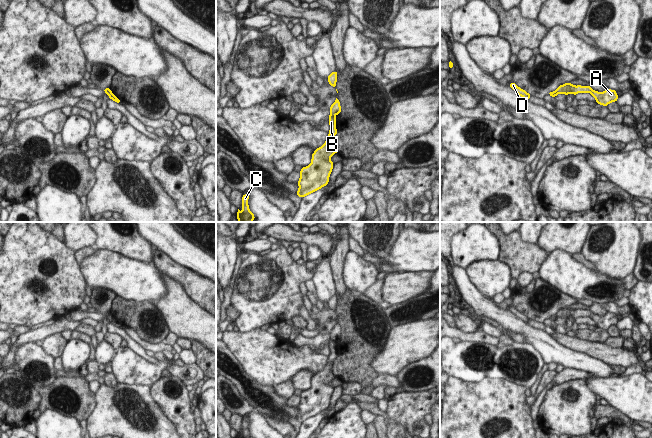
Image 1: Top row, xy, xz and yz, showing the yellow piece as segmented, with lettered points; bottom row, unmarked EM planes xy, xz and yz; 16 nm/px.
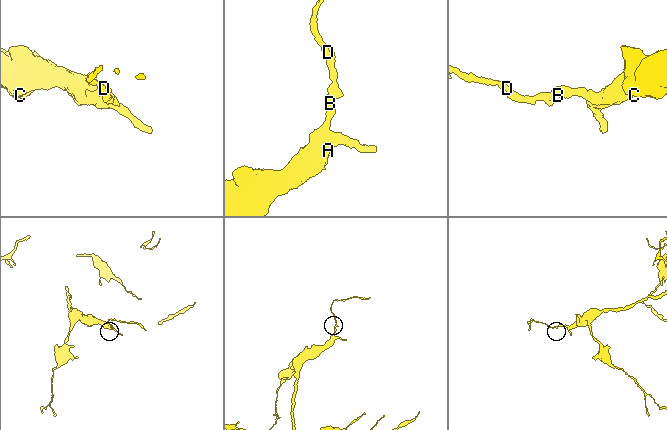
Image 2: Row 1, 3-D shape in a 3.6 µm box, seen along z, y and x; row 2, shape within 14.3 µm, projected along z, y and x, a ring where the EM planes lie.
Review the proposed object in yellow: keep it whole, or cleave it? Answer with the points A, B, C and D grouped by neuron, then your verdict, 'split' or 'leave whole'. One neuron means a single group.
A B C / D | split

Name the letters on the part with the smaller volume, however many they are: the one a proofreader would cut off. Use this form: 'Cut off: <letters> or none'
Cut off: D

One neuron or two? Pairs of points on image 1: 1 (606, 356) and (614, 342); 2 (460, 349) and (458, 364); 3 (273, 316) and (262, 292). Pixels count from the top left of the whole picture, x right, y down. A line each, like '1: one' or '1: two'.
1: two
2: one
3: one

